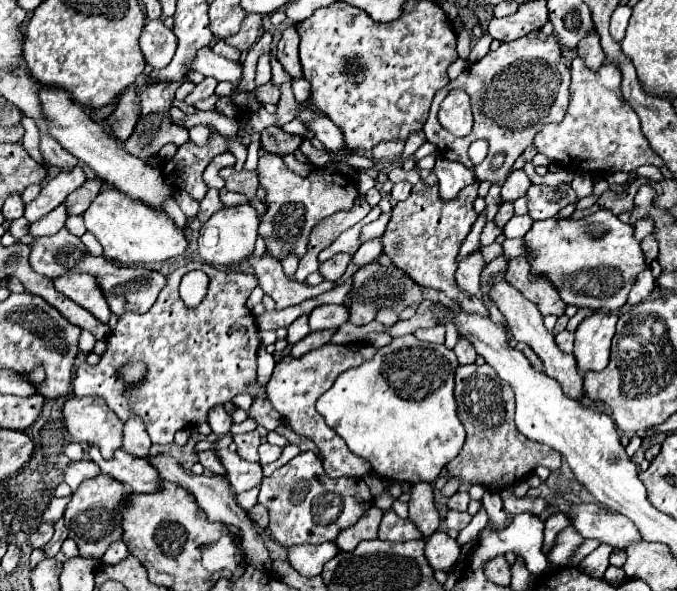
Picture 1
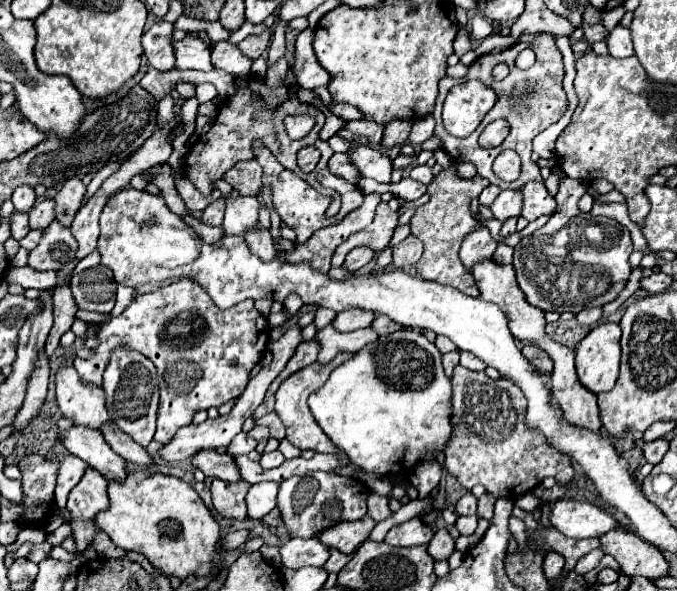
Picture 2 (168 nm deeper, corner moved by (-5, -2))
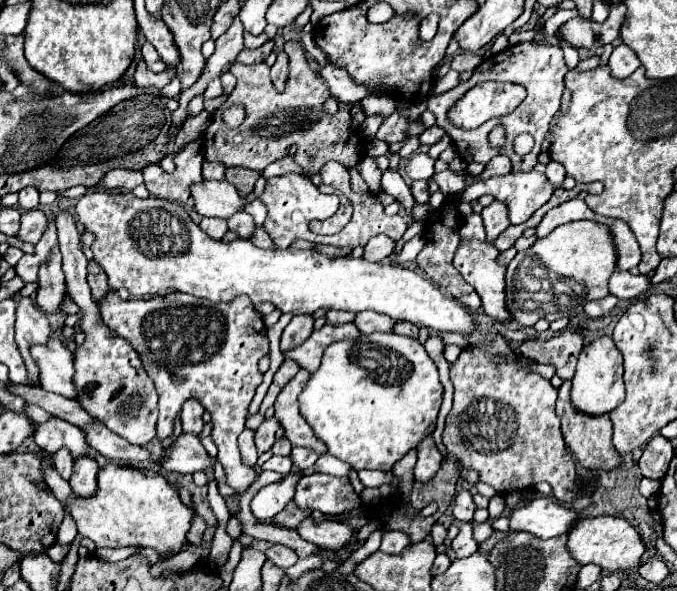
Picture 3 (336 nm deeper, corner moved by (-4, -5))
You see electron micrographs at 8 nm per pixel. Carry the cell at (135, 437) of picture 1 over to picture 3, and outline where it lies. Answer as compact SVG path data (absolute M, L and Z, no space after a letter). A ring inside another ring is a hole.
M60 212L56 218L58 226L58 242L62 252L62 270L66 276L66 292L78 304L82 316L78 320L80 330L86 334L84 344L76 346L74 352L74 386L76 386L76 402L88 410L96 420L106 424L112 432L126 438L130 444L144 446L156 436L156 420L158 420L158 394L148 378L136 350L128 340L112 334L100 316L98 304L92 300L90 286L86 282L86 256L78 246L78 230L74 216L68 212Z

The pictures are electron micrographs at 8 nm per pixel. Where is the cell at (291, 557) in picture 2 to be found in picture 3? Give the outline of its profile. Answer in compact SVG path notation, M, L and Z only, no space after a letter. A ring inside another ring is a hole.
M280 544L266 548L264 554L266 554L268 560L272 560L272 562L274 562L278 568L282 568L282 570L288 570L290 566L294 566L294 564L298 562L296 552L290 550L290 548L284 548L284 546L280 546Z

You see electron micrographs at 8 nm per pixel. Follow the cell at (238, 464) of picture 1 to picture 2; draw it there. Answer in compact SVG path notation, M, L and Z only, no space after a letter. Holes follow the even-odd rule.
M205 449L205 451L199 451L197 455L193 455L193 465L209 477L219 477L219 479L231 481L231 483L243 481L241 473L237 471L237 463L235 463L233 455L229 455L229 453Z

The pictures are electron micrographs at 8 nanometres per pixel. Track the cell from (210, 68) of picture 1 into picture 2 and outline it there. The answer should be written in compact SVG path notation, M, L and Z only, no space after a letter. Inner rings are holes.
M185 37L183 41L175 41L175 57L177 57L177 67L181 69L197 69L197 71L213 71L213 61L211 61L211 49L207 47L205 41L201 39L189 39Z

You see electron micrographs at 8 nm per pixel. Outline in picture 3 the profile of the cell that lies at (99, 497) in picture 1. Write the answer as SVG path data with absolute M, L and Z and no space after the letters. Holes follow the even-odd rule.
M88 456L88 458L78 458L74 460L74 468L72 468L72 476L68 480L68 484L72 486L72 492L76 496L88 498L96 492L96 474L98 474L98 462L96 458Z

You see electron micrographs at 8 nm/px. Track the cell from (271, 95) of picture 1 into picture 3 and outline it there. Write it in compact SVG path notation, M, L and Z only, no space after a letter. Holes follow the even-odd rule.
M280 52L276 64L272 66L272 82L278 90L282 90L286 80L288 80L288 56L286 56L286 52Z

